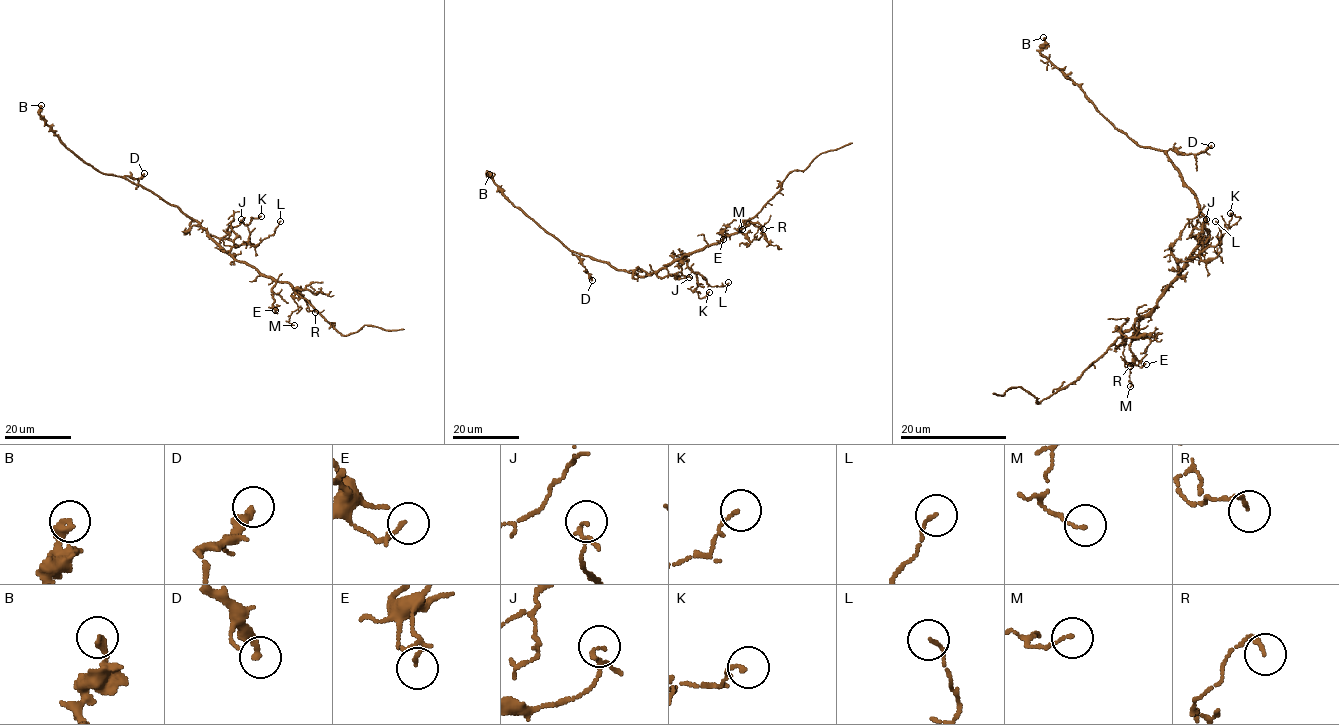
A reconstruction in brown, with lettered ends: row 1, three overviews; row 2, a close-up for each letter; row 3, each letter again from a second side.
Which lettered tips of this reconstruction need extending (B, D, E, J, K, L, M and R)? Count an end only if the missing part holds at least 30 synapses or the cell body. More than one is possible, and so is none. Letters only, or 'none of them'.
none of them

